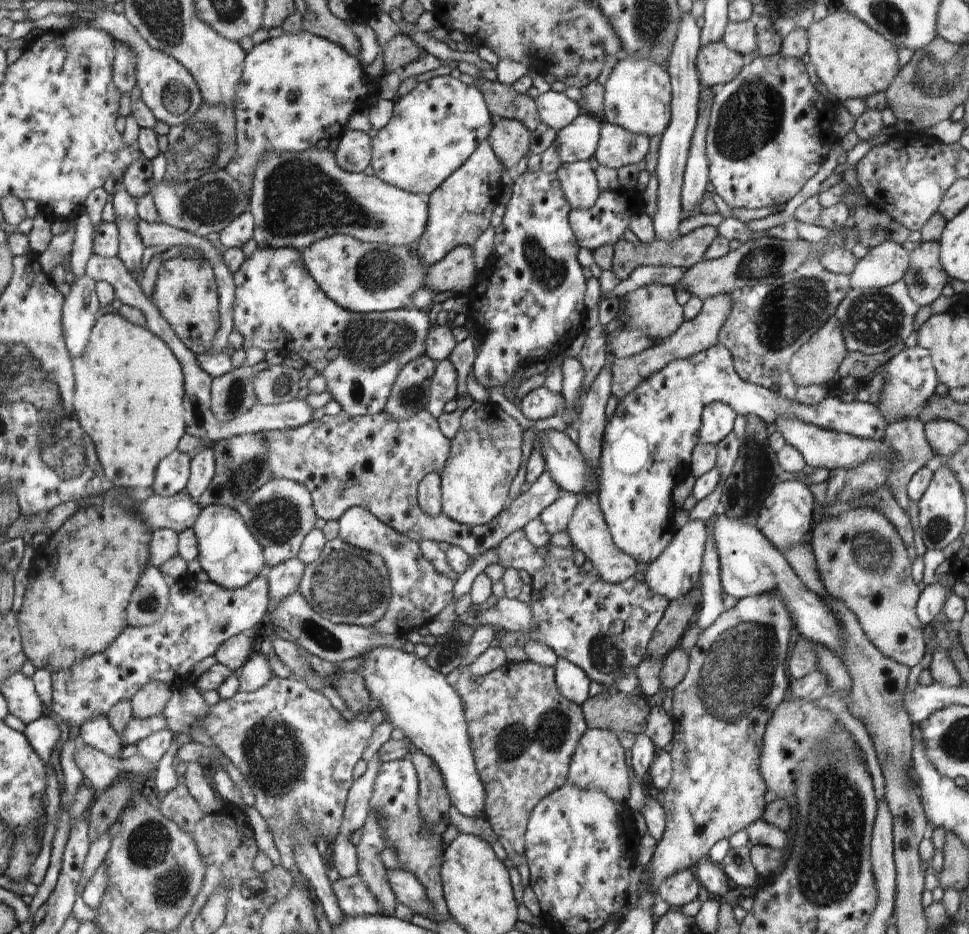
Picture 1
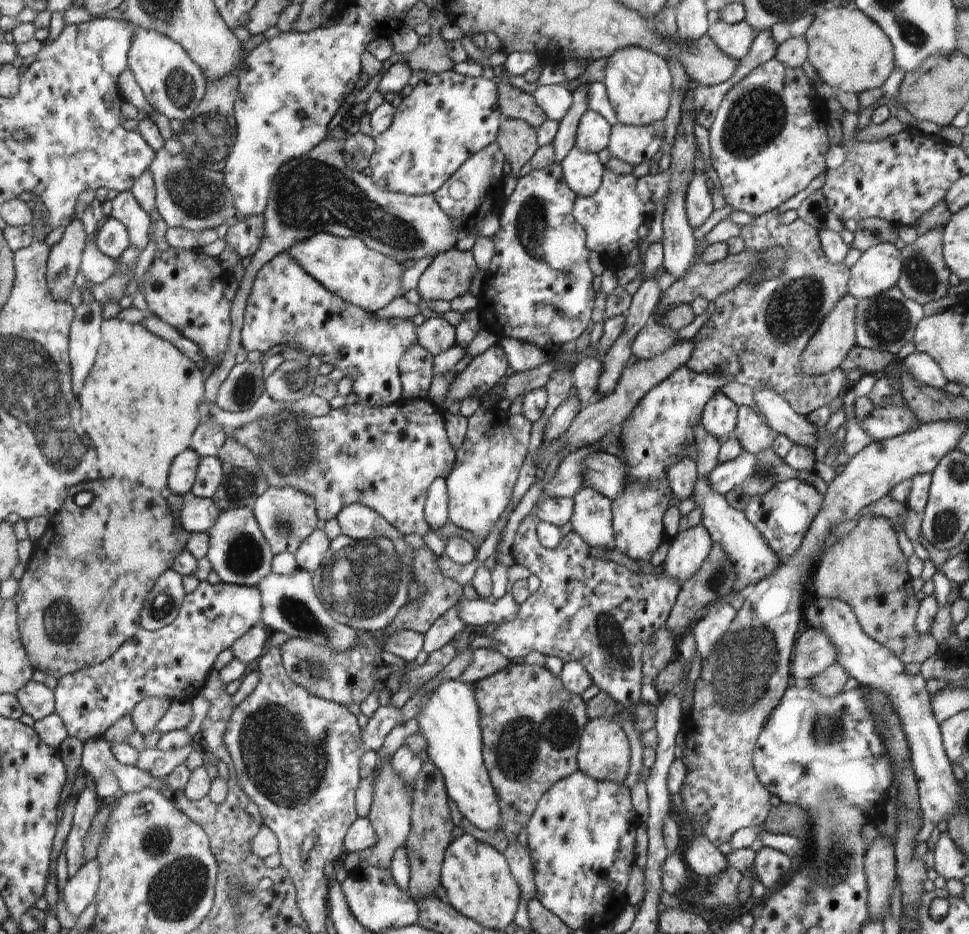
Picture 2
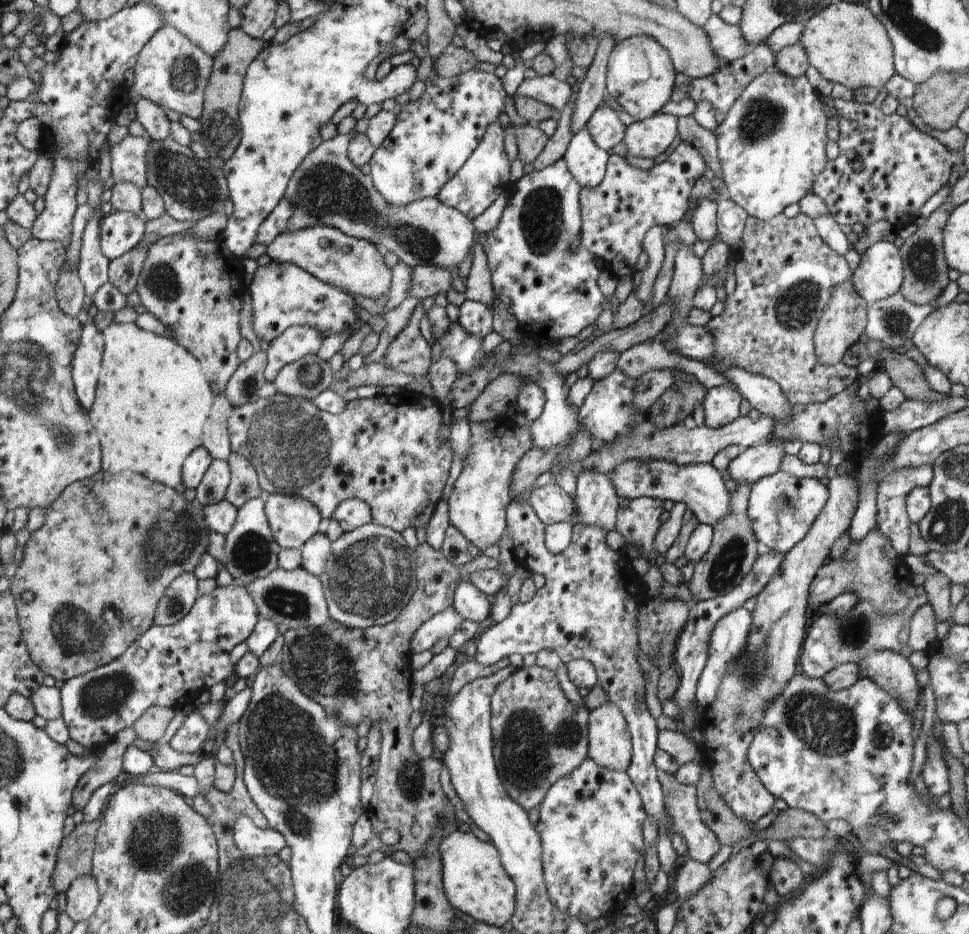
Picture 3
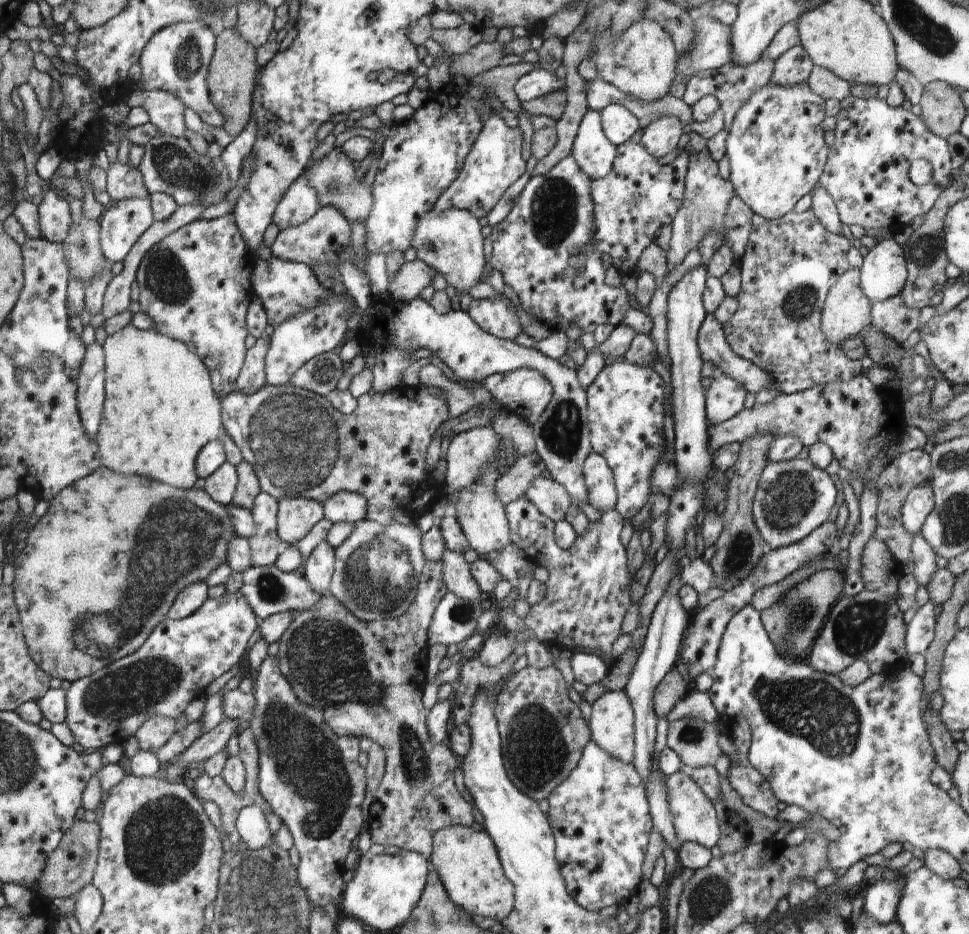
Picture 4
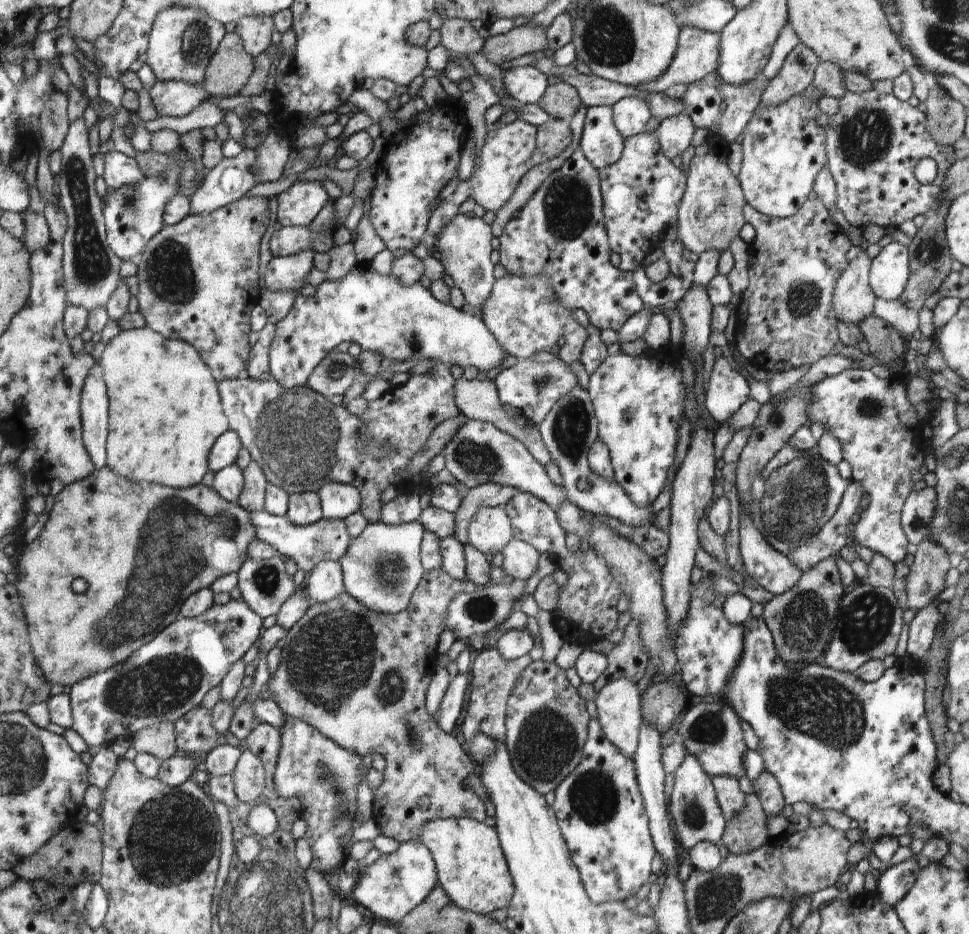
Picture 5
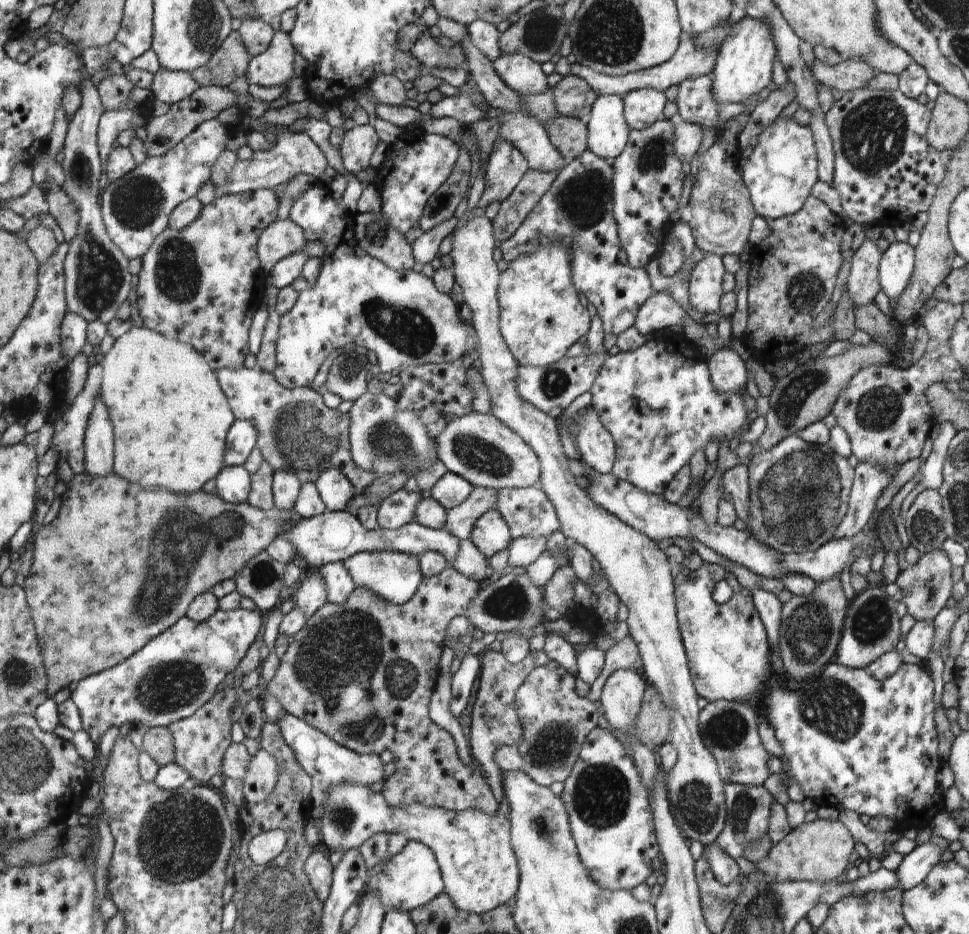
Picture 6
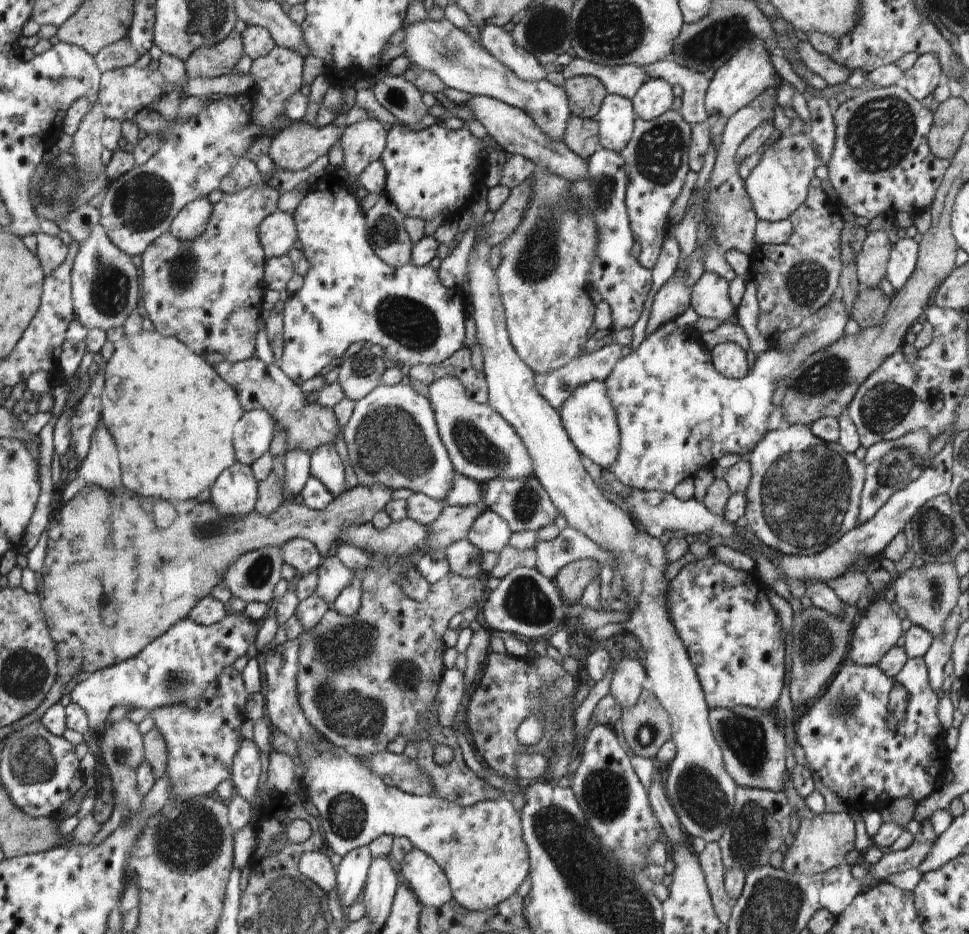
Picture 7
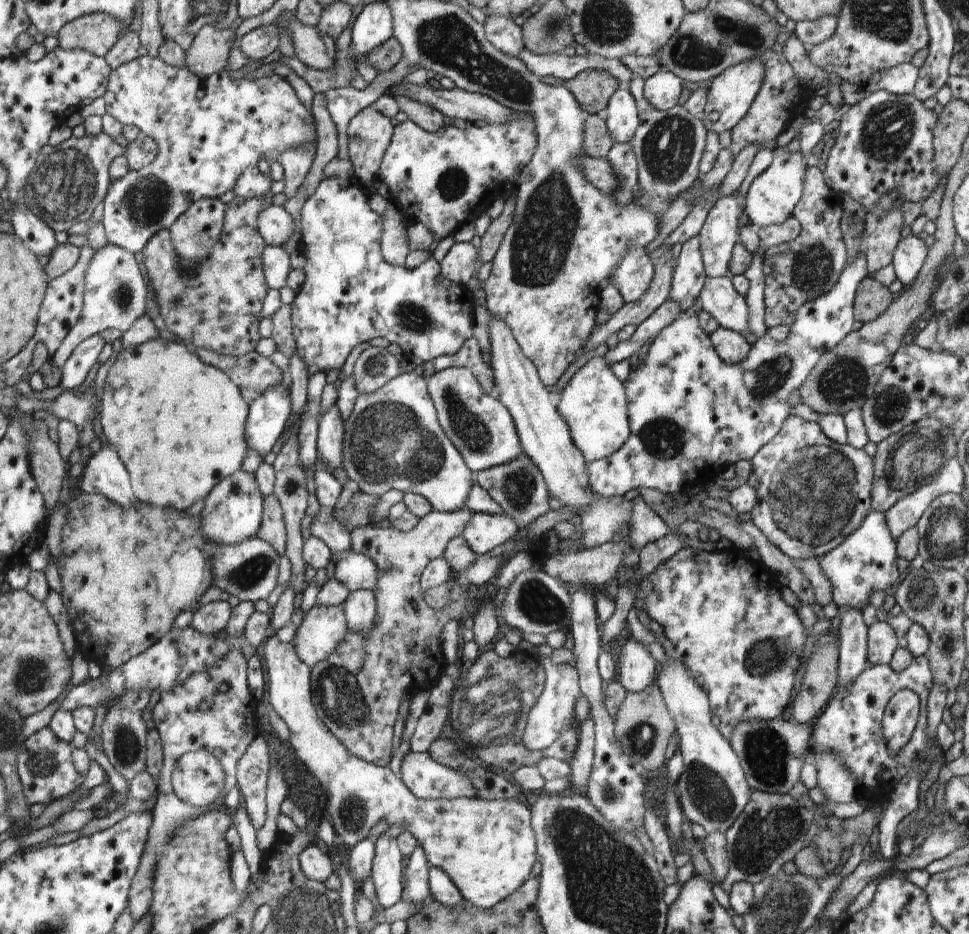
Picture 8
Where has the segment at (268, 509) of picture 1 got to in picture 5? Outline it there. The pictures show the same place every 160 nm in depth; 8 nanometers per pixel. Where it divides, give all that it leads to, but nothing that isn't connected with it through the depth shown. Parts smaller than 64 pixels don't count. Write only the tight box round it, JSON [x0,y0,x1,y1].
[285,492,323,526]

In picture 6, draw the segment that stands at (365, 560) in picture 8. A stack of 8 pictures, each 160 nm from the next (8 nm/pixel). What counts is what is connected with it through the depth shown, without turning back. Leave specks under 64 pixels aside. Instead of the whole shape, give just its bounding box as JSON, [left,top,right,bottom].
[291,570,328,617]

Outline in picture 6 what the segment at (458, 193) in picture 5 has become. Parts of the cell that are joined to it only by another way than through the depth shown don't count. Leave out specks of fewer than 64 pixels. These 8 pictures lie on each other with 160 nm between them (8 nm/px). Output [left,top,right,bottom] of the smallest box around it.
[411,139,529,268]

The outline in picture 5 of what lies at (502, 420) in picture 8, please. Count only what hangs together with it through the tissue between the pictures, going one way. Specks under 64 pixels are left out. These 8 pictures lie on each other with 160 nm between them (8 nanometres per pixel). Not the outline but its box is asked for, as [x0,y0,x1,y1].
[443,419,567,512]

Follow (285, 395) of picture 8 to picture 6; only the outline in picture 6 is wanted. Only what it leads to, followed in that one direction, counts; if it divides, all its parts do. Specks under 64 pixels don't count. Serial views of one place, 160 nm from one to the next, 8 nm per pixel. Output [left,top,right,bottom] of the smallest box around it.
[225,419,258,466]

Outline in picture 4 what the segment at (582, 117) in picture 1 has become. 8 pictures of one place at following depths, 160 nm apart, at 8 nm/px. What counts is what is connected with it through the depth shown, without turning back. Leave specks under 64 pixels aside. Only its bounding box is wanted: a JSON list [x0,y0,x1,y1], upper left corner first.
[600,103,640,147]

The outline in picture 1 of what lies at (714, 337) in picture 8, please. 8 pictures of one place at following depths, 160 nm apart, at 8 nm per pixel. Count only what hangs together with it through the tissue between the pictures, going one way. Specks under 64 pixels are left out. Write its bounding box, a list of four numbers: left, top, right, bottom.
[700,402,737,445]

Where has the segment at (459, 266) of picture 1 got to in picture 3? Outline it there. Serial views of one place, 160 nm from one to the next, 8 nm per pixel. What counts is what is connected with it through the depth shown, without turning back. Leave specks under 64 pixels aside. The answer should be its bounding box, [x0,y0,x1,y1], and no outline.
[409,265,466,301]

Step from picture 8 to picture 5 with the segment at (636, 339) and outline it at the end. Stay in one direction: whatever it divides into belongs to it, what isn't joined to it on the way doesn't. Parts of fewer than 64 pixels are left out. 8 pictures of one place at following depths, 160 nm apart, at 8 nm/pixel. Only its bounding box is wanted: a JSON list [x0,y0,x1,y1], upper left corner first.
[493,357,578,427]

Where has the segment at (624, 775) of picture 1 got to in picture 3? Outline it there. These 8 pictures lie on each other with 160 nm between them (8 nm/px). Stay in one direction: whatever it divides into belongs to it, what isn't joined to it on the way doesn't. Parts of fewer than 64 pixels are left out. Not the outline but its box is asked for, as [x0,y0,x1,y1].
[588,700,634,771]

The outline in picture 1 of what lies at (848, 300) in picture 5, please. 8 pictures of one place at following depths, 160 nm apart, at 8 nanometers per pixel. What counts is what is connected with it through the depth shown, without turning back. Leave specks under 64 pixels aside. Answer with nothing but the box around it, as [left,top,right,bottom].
[789,316,847,387]

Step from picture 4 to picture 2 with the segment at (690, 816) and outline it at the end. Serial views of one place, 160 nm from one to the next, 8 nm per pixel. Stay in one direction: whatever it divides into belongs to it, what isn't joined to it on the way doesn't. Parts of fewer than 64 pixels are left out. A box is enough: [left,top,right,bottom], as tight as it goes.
[682,837,728,881]

